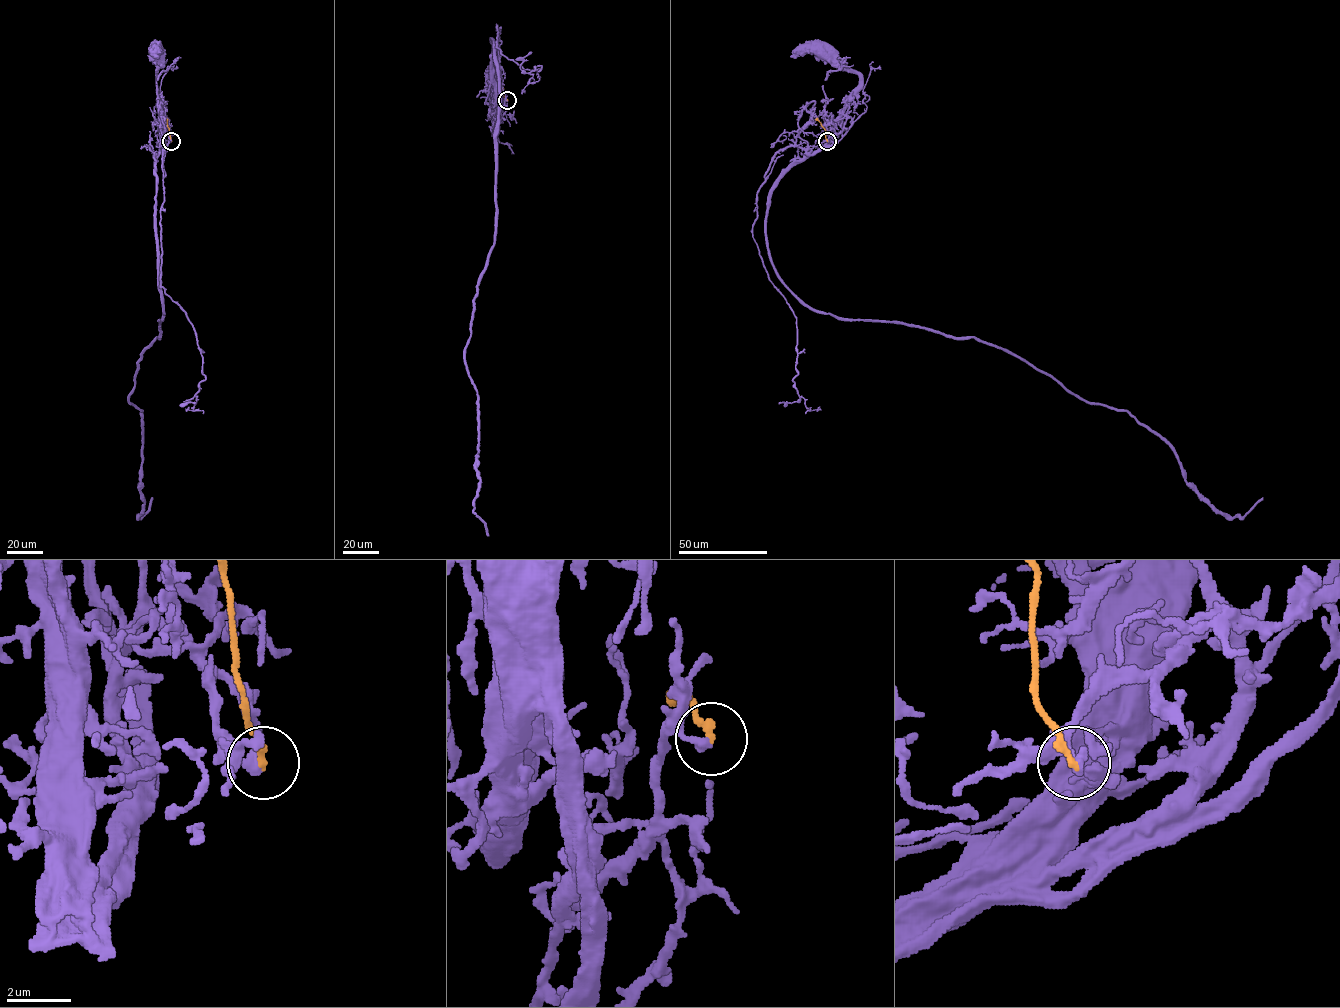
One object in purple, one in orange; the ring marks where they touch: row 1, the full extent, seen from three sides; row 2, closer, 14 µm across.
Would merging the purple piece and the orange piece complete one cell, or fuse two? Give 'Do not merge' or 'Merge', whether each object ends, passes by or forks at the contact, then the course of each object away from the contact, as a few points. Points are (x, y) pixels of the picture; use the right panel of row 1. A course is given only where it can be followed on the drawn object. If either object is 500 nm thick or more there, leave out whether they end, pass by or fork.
Do not merge. At the ring purple ends. At the ring orange ends. Course of purple: (827, 141), (835, 132), (831, 119), (832, 116), (835, 120), (842, 111), (859, 84), (859, 76), (818, 50). Course of orange: (827, 141), (824, 128), (815, 118)

